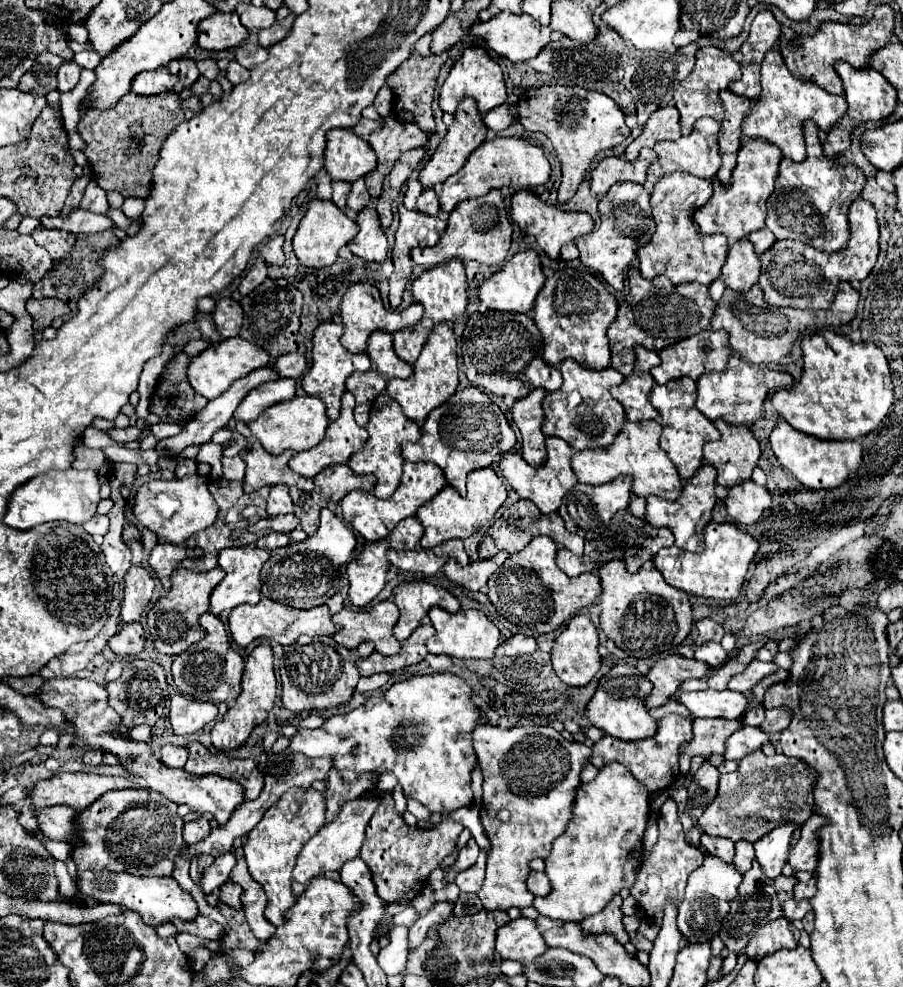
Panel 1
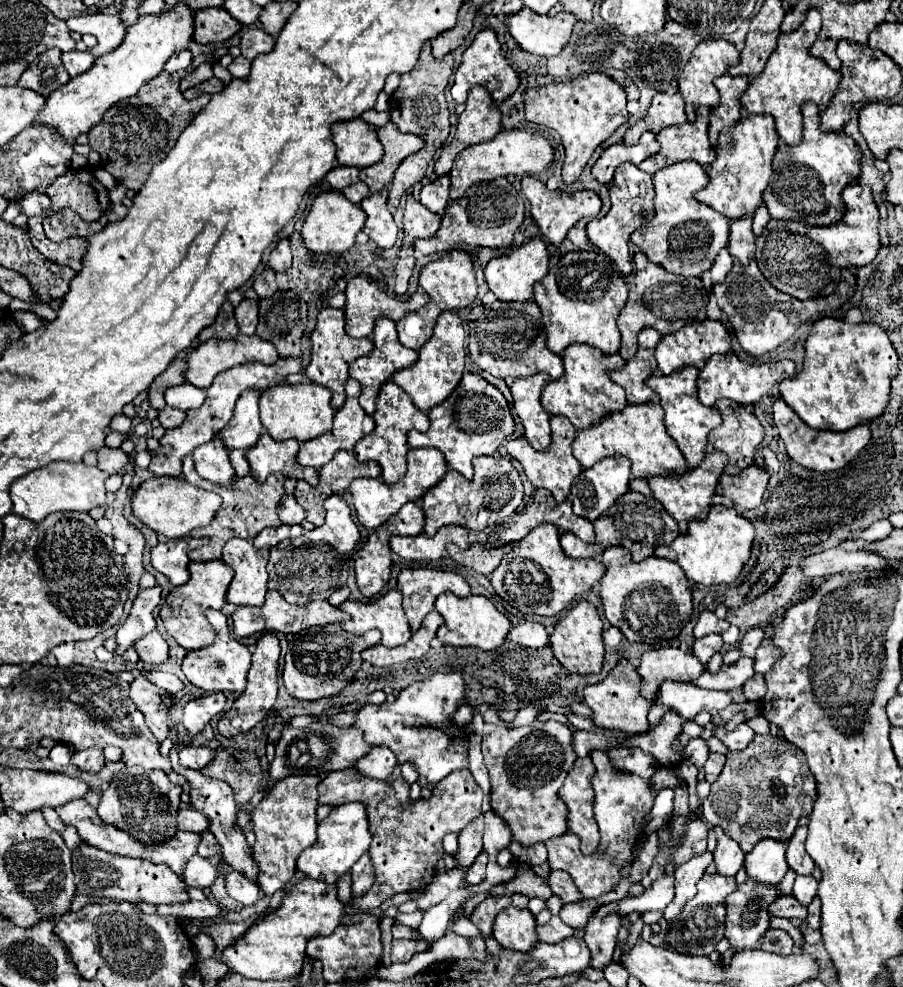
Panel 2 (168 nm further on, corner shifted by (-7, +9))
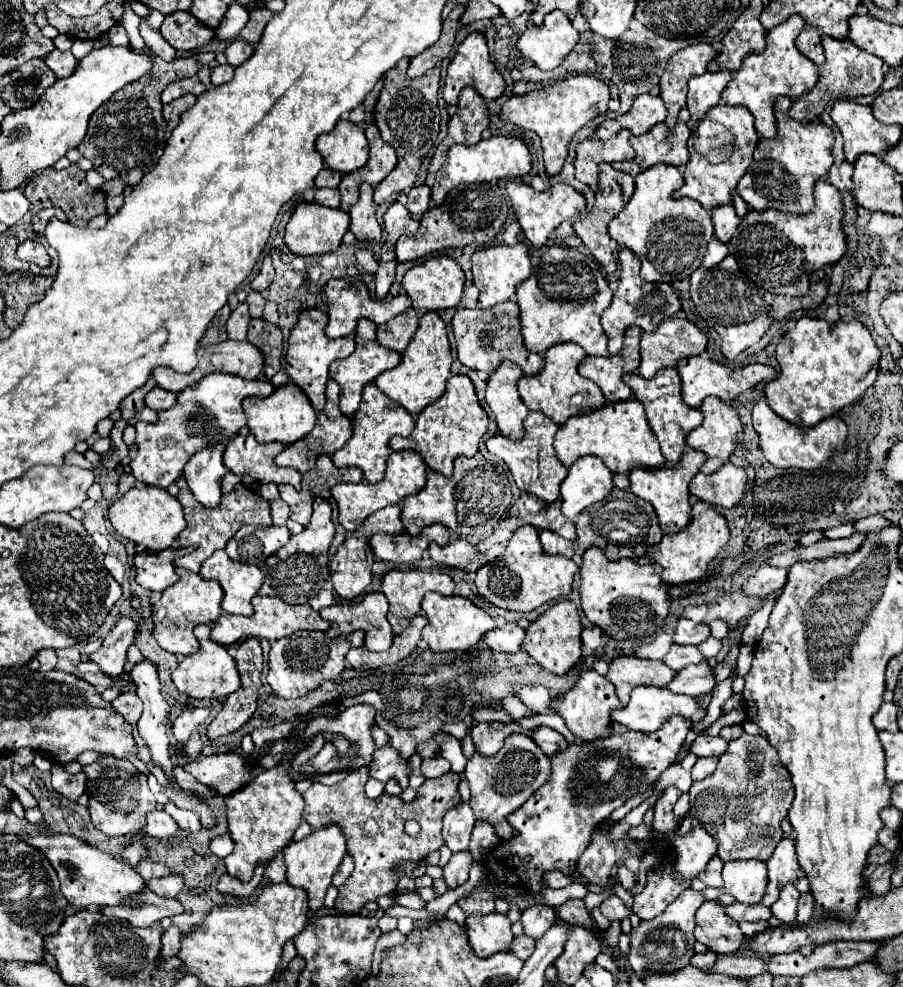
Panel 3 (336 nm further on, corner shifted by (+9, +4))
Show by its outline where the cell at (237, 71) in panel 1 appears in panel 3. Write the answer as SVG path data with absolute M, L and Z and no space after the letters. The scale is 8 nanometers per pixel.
M218 65L214 71L212 71L212 85L222 85L222 83L228 83L234 75L234 67L232 65Z

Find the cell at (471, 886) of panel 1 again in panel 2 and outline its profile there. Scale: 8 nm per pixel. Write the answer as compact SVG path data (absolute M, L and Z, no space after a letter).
M482 852L466 870L466 882L468 884L480 884L486 878L486 862L488 862L488 854Z

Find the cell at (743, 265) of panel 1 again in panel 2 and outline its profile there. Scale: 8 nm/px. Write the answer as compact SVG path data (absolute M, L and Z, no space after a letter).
M742 216L740 220L732 220L730 224L730 254L740 262L746 264L754 252L756 236L752 232L752 216Z

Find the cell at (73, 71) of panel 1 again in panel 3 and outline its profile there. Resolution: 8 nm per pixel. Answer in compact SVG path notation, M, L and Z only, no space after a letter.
M54 49L52 53L48 53L48 57L44 59L44 63L48 65L48 69L52 69L56 73L56 77L70 77L76 69L76 59L70 51L58 51Z

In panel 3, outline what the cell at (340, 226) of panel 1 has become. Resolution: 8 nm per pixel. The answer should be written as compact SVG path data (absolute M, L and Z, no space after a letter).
M300 201L286 225L286 245L294 255L324 255L338 249L344 233L350 227L350 217L342 209L328 209L316 203Z

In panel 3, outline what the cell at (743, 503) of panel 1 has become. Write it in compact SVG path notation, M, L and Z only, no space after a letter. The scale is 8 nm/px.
M726 463L716 473L704 475L698 473L690 481L690 493L720 509L732 509L744 501L746 473L744 469Z

